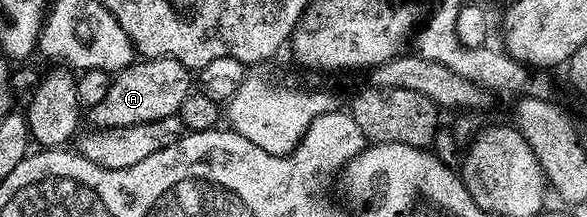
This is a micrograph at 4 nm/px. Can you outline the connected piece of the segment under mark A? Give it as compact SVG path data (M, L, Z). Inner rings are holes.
M153 56L140 59L129 68L114 73L109 91L102 102L89 110L90 127L116 128L137 126L141 122L157 122L157 118L169 118L178 113L181 102L193 90L193 72L181 62L168 56Z

